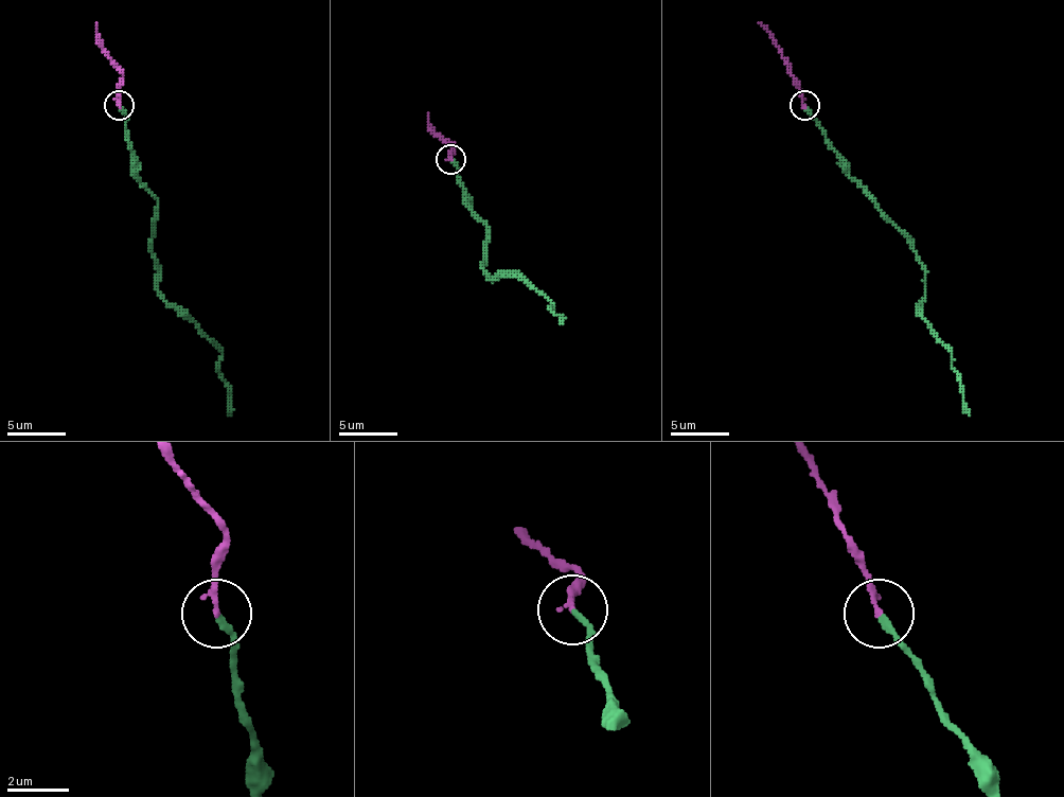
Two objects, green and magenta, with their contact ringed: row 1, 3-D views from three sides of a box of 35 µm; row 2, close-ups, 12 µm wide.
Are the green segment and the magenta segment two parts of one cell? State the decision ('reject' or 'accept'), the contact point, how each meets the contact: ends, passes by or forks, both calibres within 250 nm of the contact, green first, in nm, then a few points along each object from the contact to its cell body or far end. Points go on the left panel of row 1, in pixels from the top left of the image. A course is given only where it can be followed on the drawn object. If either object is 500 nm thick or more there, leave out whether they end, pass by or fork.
accept | (119, 105) | green ends | magenta ends | 200/160 nm | green via (120, 105), (131, 172), (158, 201), (152, 240), (158, 293), (223, 354), (219, 369), (228, 389), (231, 415) | magenta via (120, 105), (123, 75), (99, 37), (96, 22)

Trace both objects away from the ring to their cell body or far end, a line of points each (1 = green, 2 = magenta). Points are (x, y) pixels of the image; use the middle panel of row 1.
1: (451, 159), (463, 200), (490, 227), (483, 262), (486, 277), (521, 277), (554, 306), (563, 323)
2: (451, 159), (455, 147), (430, 127), (428, 112)

